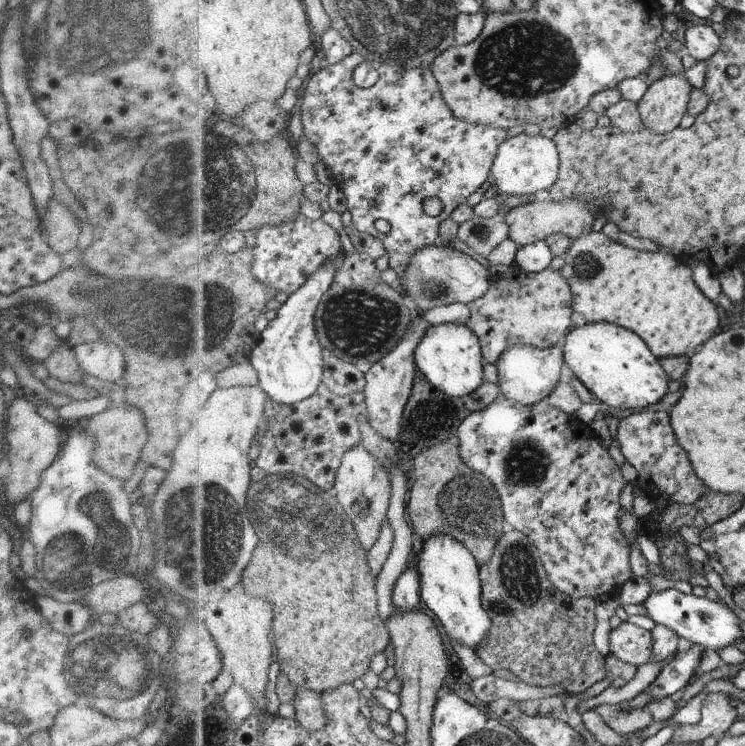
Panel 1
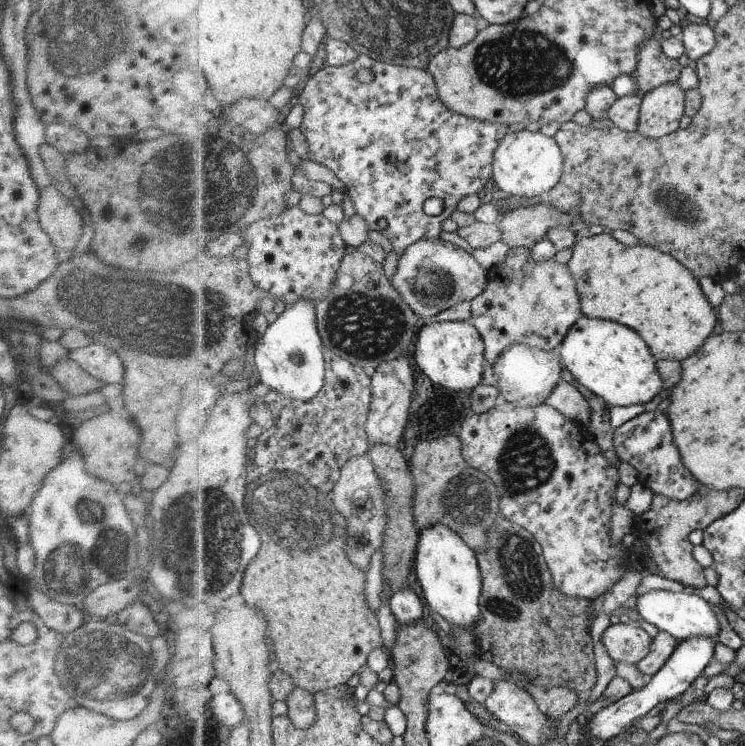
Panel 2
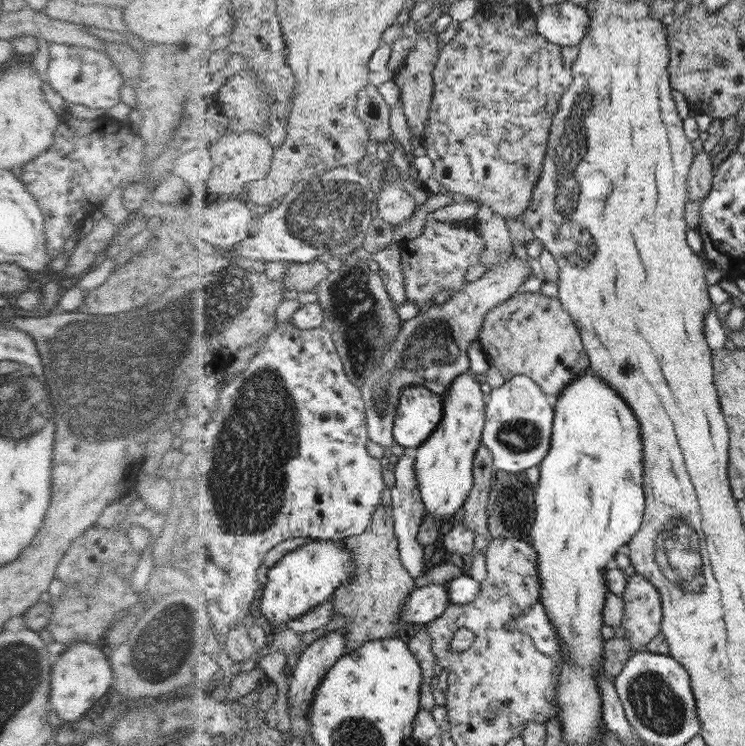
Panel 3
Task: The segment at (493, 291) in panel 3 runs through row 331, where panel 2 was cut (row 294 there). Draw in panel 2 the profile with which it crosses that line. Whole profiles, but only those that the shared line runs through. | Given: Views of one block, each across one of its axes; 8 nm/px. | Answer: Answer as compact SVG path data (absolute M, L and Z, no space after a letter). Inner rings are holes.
M424 238L399 258L400 268L394 276L396 290L425 321L440 316L444 310L462 302L470 302L486 290L487 270L473 254L441 238Z

